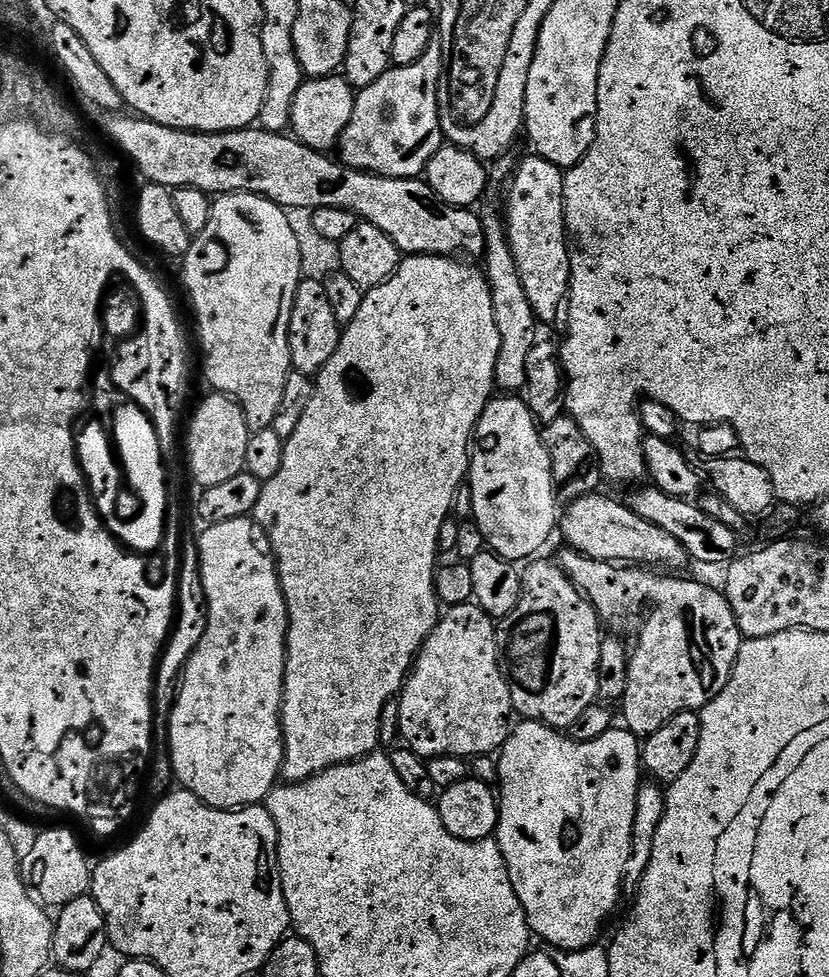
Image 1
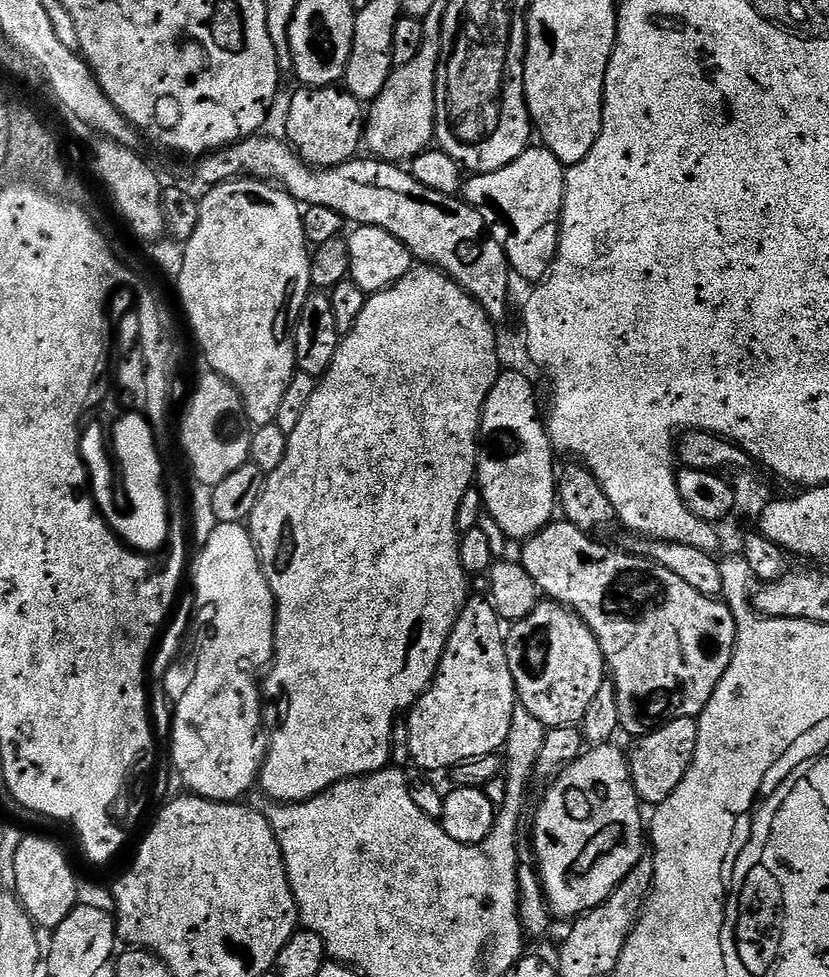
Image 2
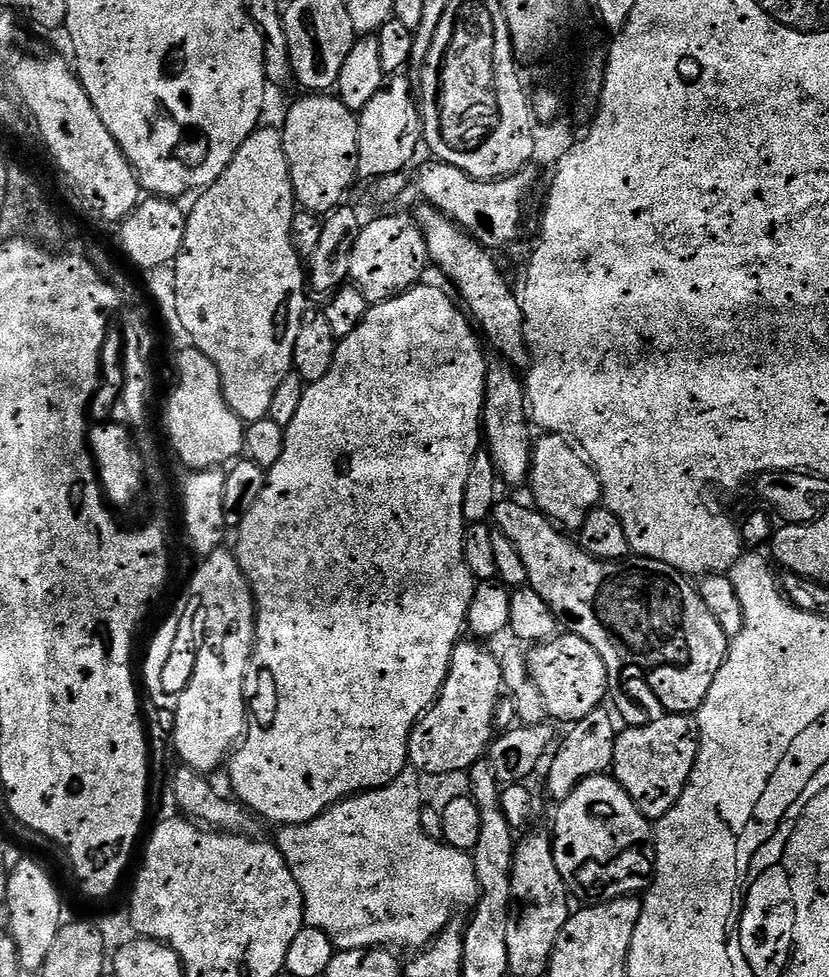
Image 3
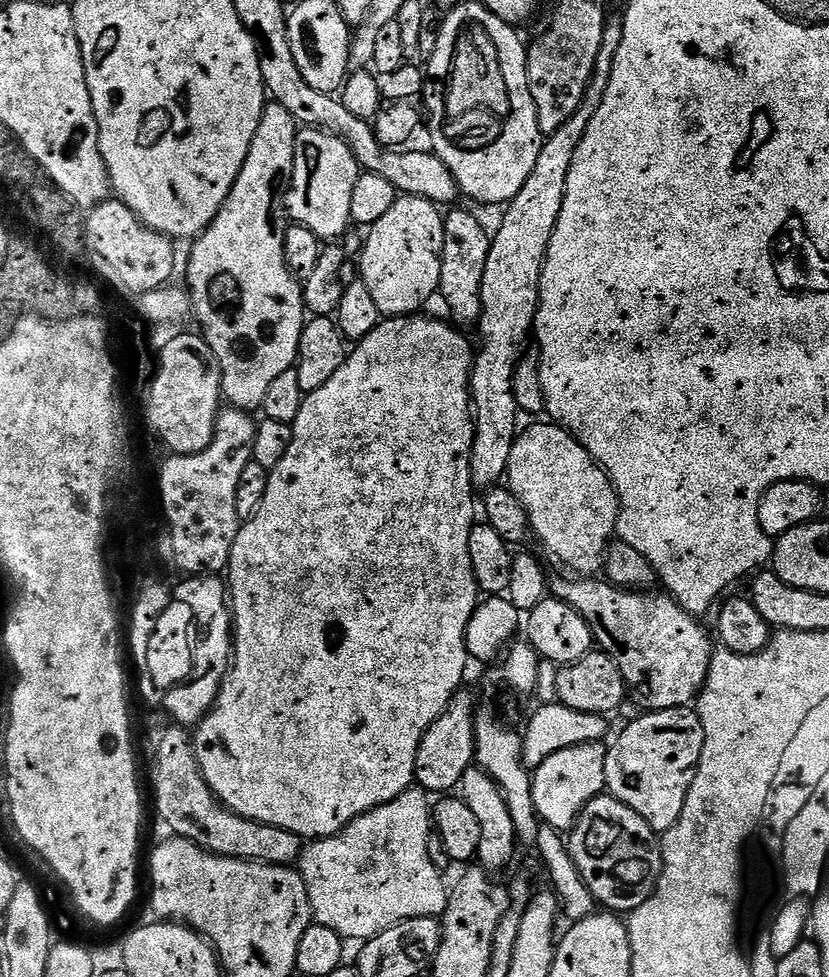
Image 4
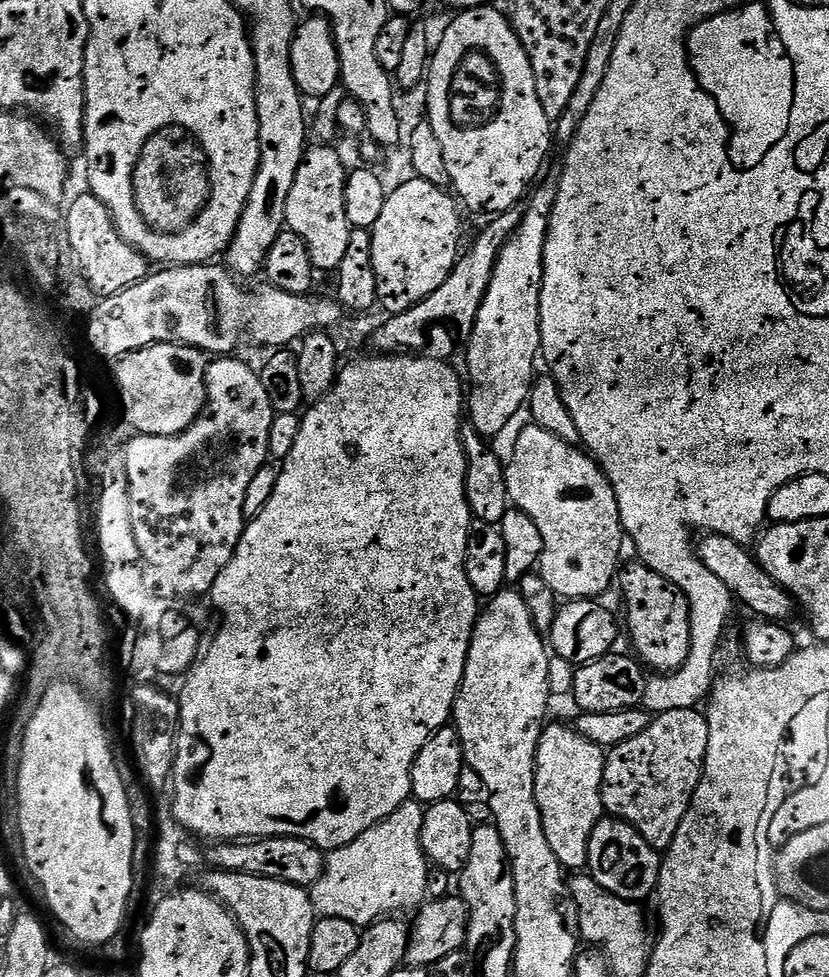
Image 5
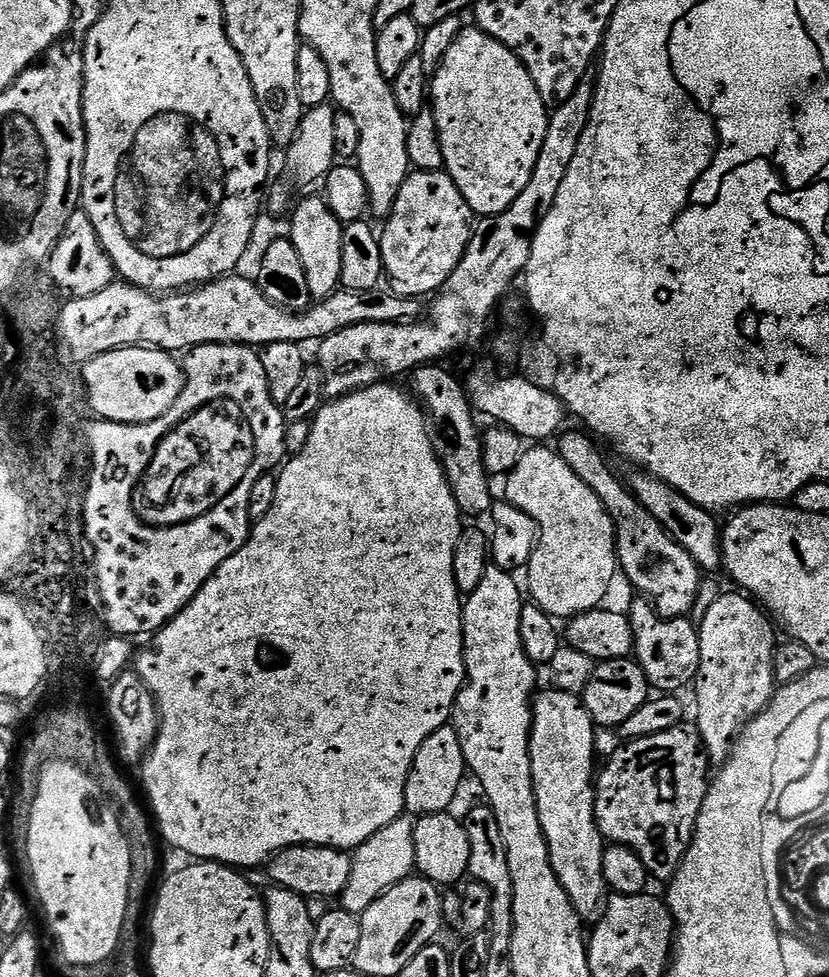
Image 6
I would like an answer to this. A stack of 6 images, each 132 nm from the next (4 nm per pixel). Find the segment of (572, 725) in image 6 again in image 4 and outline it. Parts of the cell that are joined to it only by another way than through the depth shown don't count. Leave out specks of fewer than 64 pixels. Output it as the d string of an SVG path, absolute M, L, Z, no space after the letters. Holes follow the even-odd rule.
M603 743L579 744L578 746L570 746L566 750L558 750L556 754L550 754L550 758L546 758L546 762L542 762L542 766L535 768L532 772L532 797L534 798L536 815L543 823L549 824L551 828L555 828L561 834L567 833L576 825L580 811L593 798L605 791L607 753L608 749Z

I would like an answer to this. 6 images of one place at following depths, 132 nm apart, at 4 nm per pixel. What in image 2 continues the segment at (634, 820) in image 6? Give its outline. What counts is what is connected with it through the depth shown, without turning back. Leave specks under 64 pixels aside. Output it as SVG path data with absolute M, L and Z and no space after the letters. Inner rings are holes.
M683 716L661 724L659 728L635 741L636 749L630 752L632 784L636 787L637 797L645 805L667 805L668 796L674 794L674 790L678 790L678 782L687 780L688 767L692 765L696 753L699 729L699 723L693 717Z

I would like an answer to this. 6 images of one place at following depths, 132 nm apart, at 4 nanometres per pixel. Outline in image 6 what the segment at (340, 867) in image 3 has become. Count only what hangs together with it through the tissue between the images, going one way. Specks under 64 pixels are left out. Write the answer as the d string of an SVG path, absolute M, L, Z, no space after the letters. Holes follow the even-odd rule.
M402 815L390 826L378 830L368 841L351 853L352 869L348 881L344 883L342 906L347 912L365 912L386 890L398 882L409 879L416 867L414 858L414 823L407 815Z

